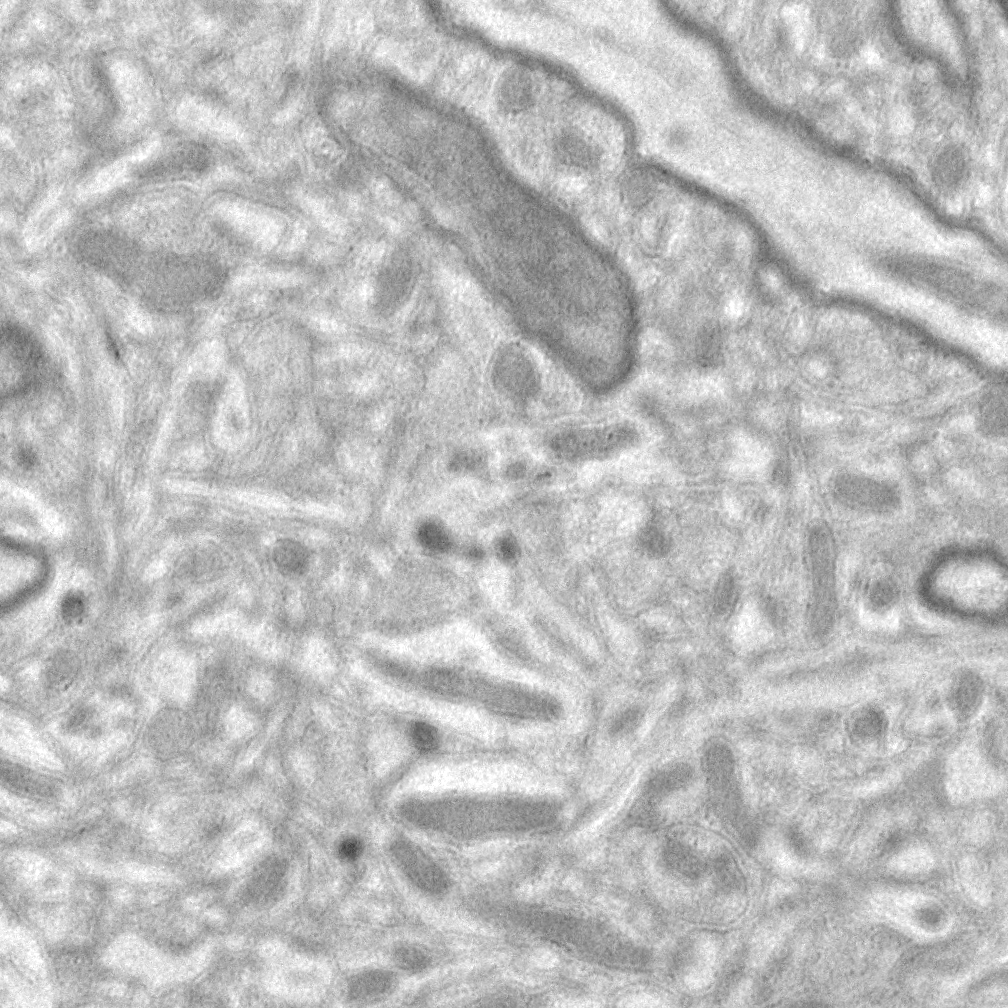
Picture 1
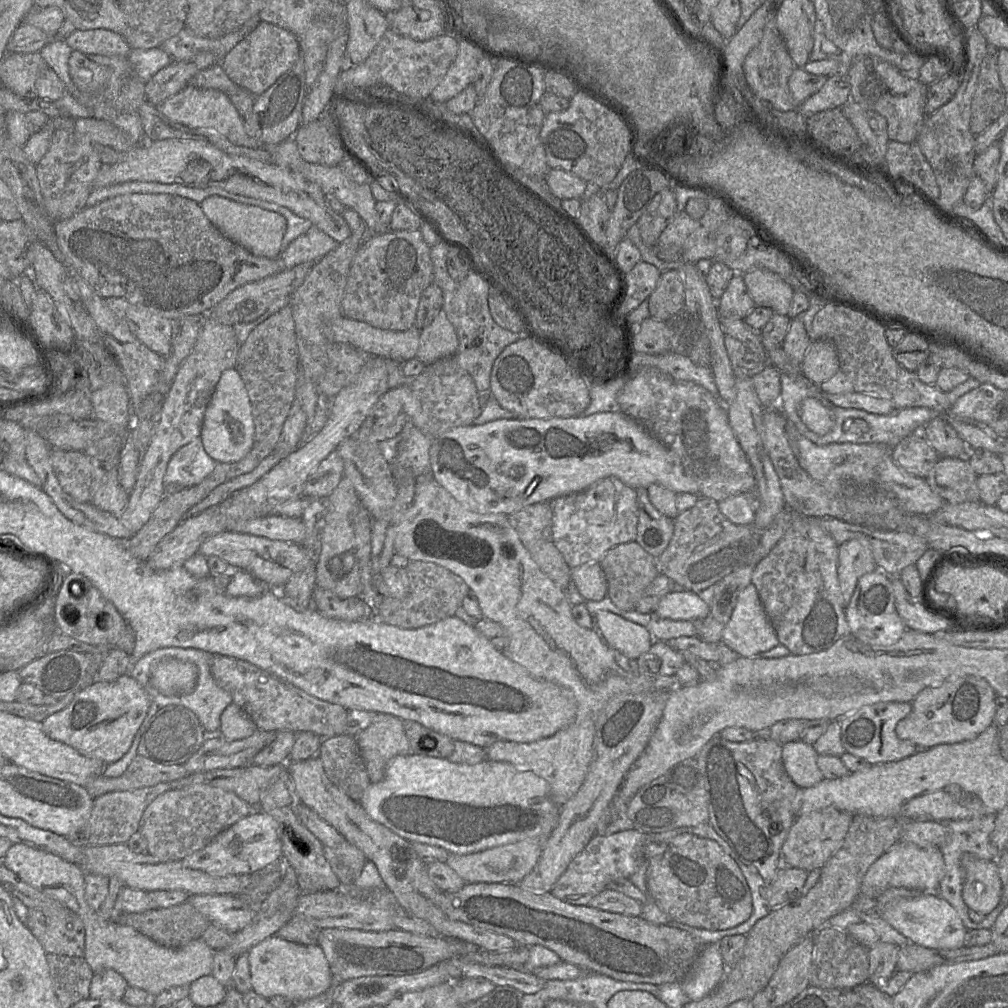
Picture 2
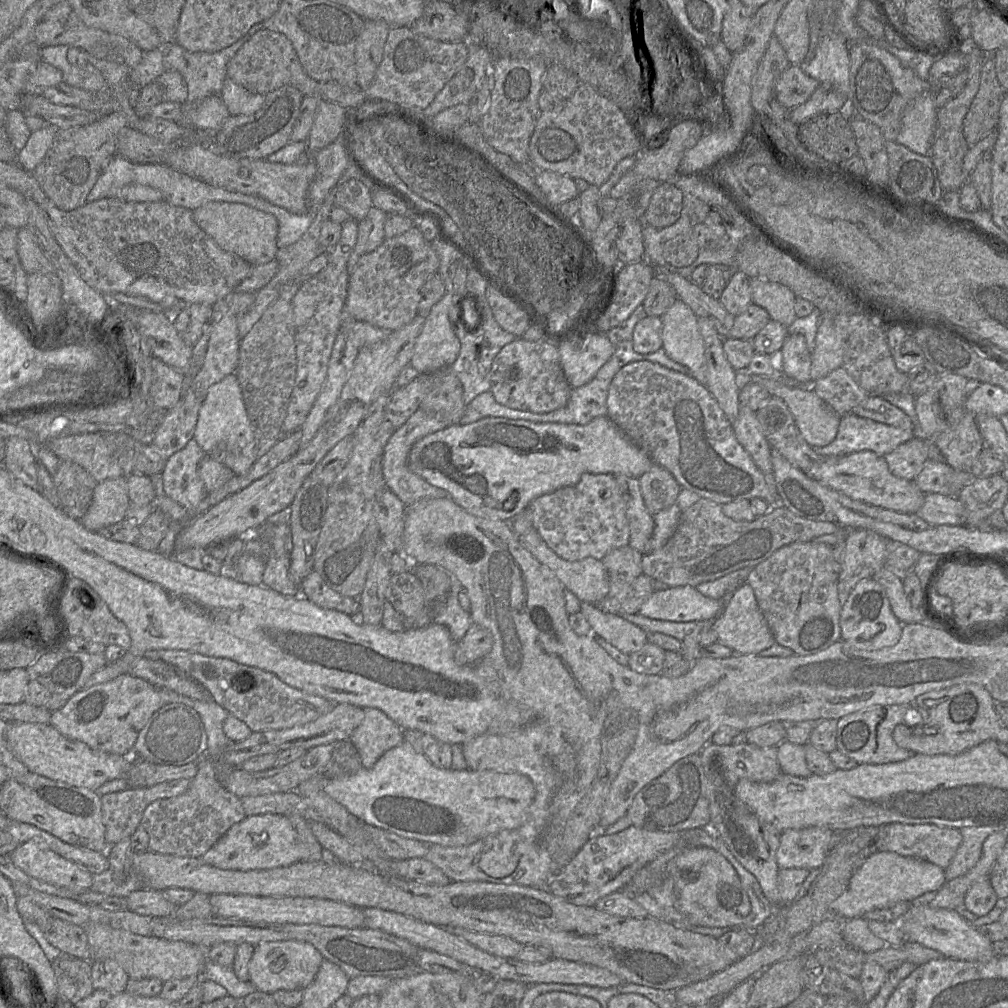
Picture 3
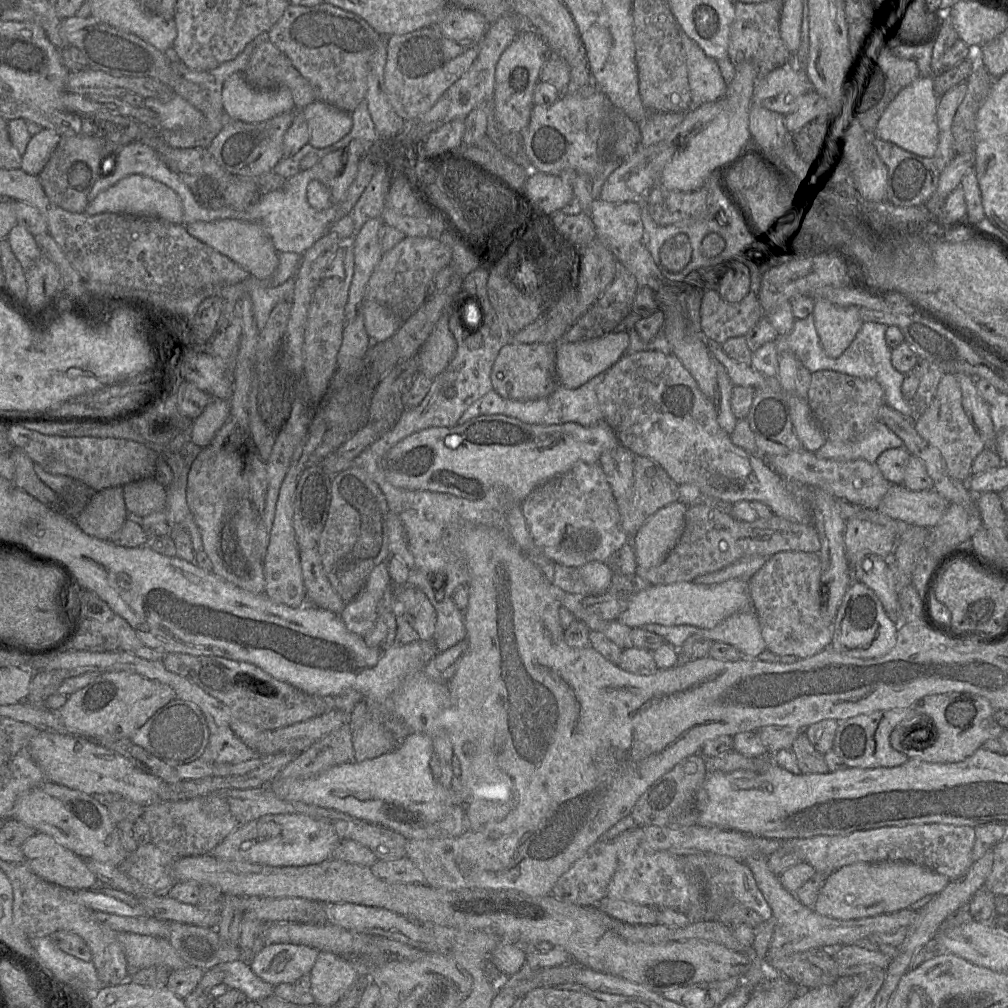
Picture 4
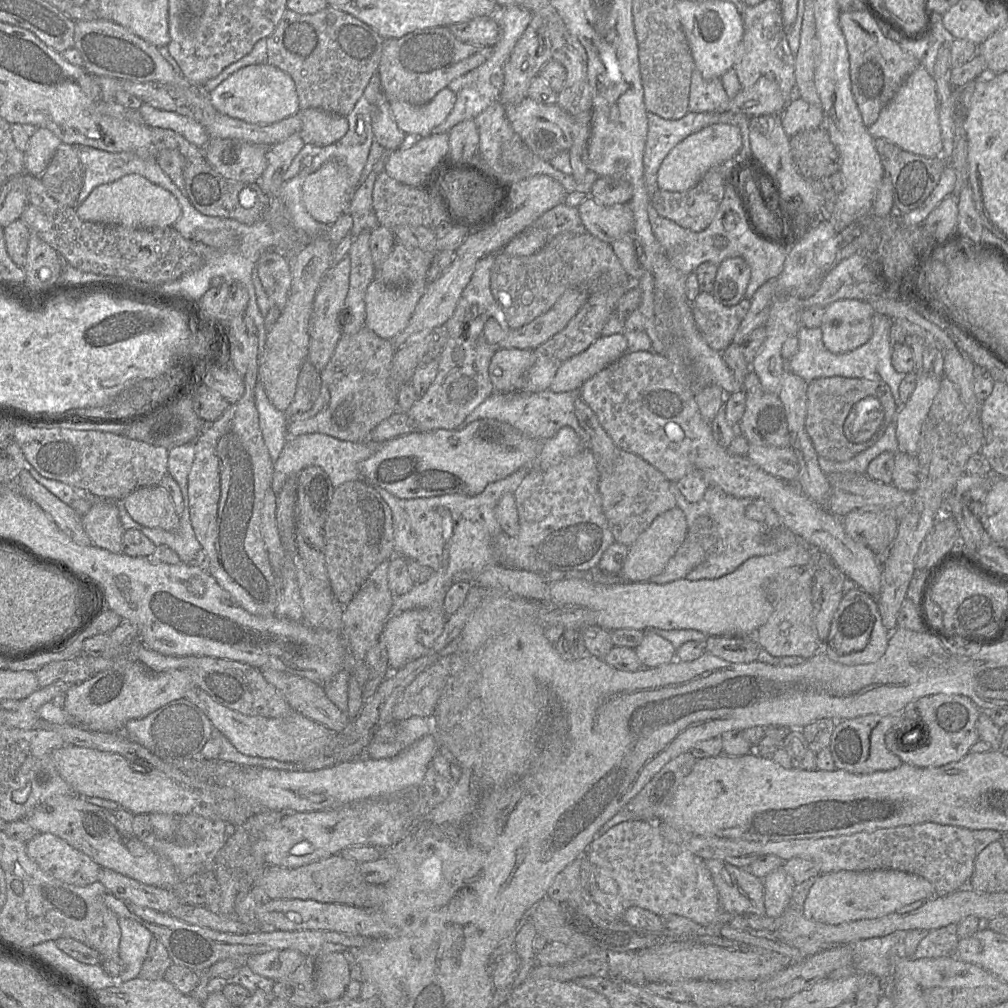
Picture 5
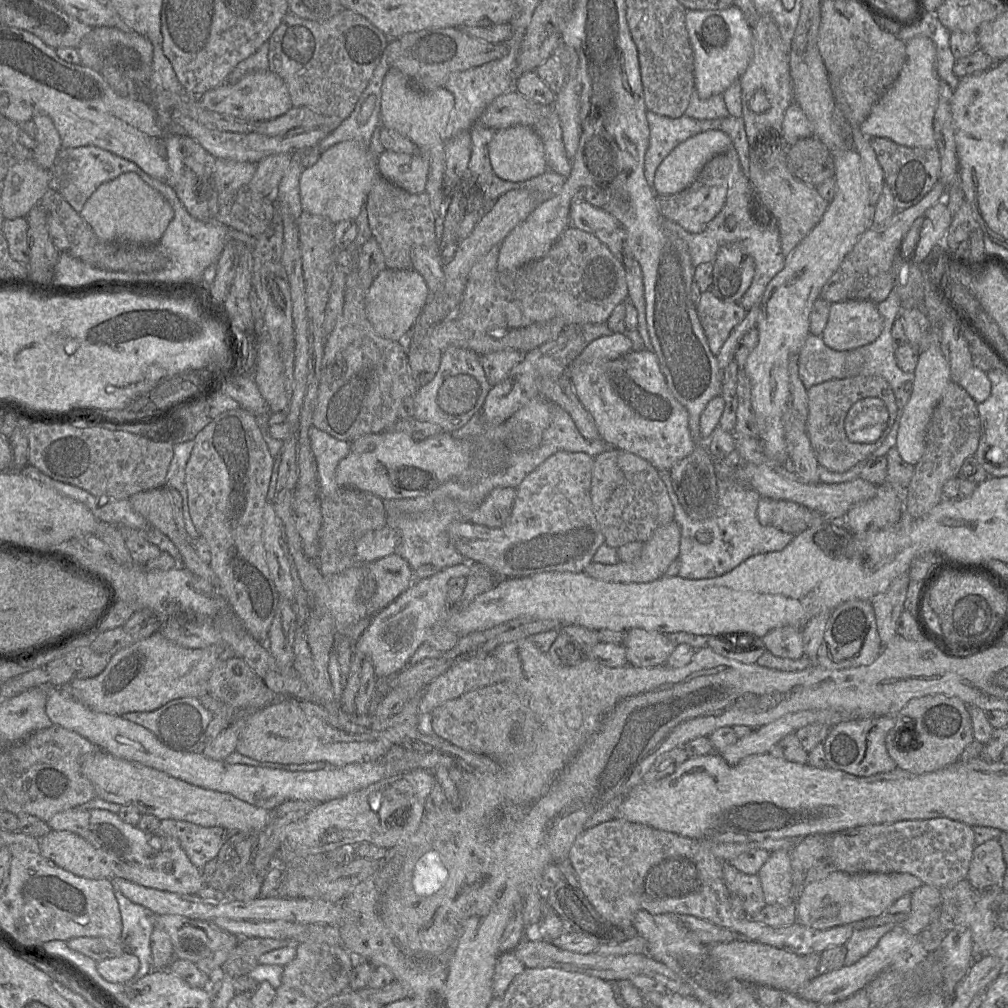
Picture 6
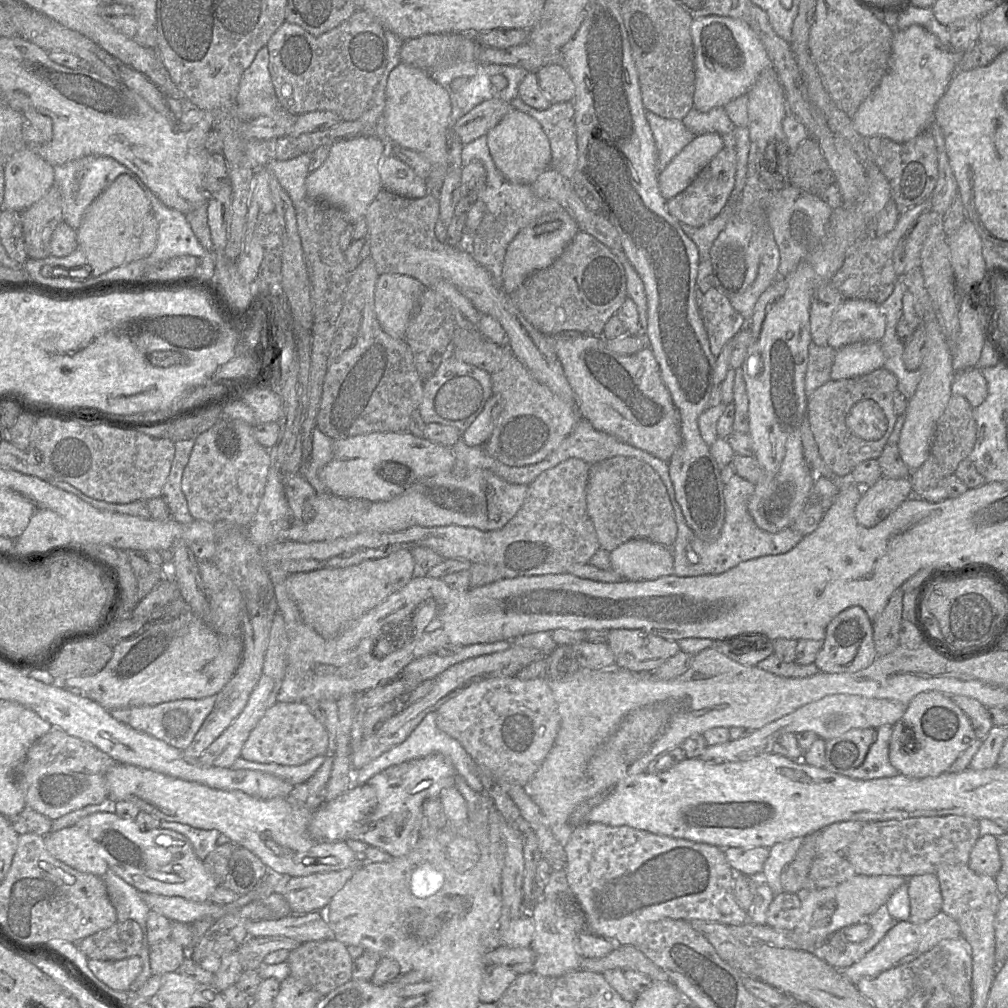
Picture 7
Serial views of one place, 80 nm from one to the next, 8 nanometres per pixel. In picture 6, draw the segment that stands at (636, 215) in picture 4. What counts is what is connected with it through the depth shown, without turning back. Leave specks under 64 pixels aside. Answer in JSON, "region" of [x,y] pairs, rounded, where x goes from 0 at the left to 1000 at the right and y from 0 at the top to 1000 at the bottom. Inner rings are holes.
{"region":[[[580,197],[566,203],[565,224],[586,232],[590,232],[595,228],[608,229],[616,225],[608,213],[599,207],[589,205]]]}

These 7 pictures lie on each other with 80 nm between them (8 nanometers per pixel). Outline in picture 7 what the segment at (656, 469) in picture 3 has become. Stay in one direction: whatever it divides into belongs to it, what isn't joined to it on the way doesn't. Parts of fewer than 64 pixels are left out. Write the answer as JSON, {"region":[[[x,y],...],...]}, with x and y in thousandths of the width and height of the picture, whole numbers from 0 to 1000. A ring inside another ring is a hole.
{"region":[[[610,452],[586,461],[581,500],[595,544],[603,548],[631,534],[662,543],[671,537],[672,522],[662,485],[652,468],[636,456]]]}

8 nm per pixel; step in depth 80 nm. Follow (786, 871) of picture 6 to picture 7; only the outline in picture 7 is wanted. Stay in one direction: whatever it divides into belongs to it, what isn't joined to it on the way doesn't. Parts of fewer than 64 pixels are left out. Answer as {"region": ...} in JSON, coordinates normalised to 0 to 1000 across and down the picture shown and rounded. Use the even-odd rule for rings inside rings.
{"region":[[[799,830],[774,835],[764,841],[763,849],[753,867],[770,889],[777,885],[775,868],[798,836]]]}

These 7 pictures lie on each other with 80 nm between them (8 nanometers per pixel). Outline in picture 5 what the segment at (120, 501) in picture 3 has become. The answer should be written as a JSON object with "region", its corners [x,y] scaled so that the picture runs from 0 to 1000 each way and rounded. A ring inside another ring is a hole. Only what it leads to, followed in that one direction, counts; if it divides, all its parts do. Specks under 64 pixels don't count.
{"region":[[[98,496],[81,512],[83,525],[93,542],[120,549],[123,524],[112,496]]]}

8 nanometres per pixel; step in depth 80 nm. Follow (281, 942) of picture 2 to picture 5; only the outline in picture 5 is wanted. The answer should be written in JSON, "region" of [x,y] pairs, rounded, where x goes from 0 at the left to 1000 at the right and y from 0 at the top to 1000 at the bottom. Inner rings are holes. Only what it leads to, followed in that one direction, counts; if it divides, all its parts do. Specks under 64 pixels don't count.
{"region":[[[273,941],[247,948],[246,957],[252,965],[275,973],[290,966],[304,951],[293,941]]]}

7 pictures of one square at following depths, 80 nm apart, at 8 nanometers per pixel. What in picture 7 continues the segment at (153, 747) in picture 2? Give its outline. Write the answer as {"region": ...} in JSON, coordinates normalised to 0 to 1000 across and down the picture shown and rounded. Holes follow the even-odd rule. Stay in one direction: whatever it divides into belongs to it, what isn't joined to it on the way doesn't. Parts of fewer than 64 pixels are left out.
{"region":[[[214,689],[200,692],[181,692],[155,699],[109,704],[109,706],[117,715],[161,734],[173,742],[184,744],[191,736],[203,713],[211,704],[213,695]]]}

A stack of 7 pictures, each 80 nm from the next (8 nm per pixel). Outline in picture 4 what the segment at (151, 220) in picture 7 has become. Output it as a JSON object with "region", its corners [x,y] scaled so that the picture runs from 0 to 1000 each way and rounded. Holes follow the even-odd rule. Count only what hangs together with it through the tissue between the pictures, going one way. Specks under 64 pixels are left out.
{"region":[[[129,174],[118,179],[107,188],[99,190],[88,199],[83,209],[87,213],[100,211],[124,212],[142,216],[160,217],[179,222],[182,217],[182,205],[176,192],[165,184],[141,174]]]}

